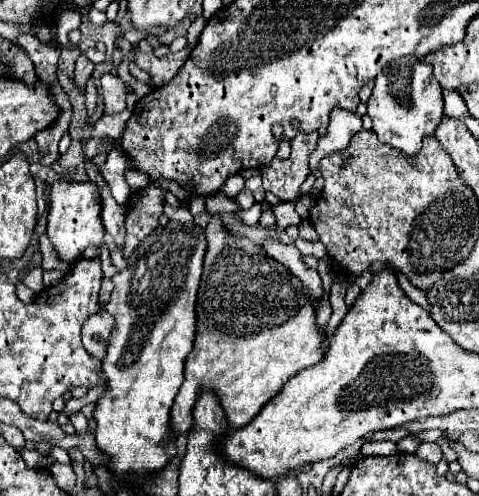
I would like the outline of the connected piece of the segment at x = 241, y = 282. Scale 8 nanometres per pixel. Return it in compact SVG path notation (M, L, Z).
M217 215L211 217L205 235L207 255L197 299L197 337L195 347L185 361L185 381L171 409L171 431L175 437L185 435L193 427L191 411L199 387L215 389L229 425L233 429L239 429L255 419L261 407L265 407L271 397L275 397L283 389L289 377L305 367L319 363L325 355L323 345L327 343L325 331L317 325L315 303L311 303L311 299L307 301L303 285L299 283L299 279L295 279L295 275L291 275L291 271L287 271L287 267L271 259L261 245L251 243L247 237L231 235Z

